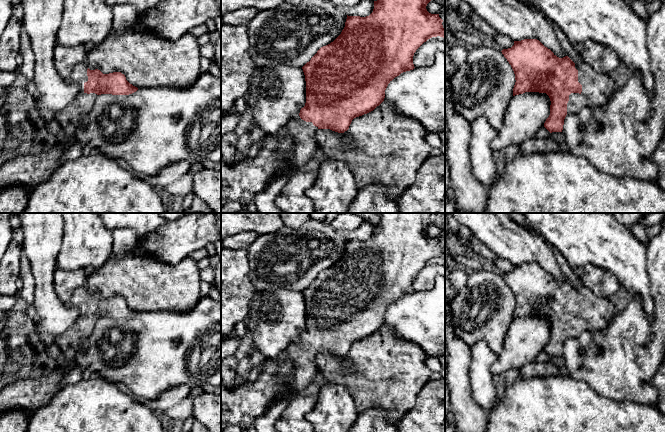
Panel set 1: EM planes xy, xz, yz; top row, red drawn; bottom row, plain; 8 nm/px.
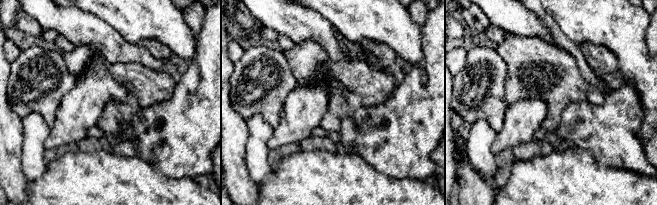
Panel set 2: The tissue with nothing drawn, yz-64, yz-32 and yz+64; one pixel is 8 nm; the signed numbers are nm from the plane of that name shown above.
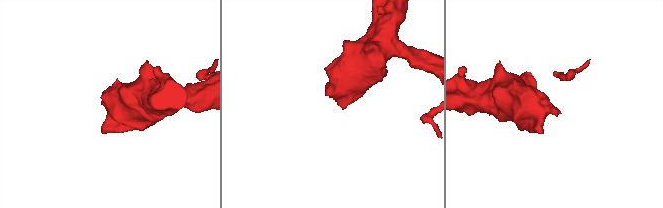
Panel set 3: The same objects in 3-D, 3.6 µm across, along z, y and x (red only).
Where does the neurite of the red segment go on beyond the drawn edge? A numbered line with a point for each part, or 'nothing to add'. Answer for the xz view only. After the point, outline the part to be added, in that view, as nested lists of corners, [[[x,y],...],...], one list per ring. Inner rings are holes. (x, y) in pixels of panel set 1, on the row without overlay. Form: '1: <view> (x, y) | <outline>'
1: xz (242, 405) | [[[299,342],[285,351],[285,360],[293,364],[289,378],[279,376],[278,356],[267,360],[253,382],[245,381],[230,390],[221,383],[221,431],[230,425],[247,429],[267,412],[274,400],[305,389],[318,372],[317,354],[312,346]]]

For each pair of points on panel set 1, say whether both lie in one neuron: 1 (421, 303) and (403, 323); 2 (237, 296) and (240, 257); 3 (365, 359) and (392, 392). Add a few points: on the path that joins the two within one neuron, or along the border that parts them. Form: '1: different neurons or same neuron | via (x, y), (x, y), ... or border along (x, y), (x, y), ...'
1: same neuron | via (418, 308), (408, 318)
2: same neuron | via (237, 286), (237, 267)
3: same neuron | via (373, 367), (390, 384)

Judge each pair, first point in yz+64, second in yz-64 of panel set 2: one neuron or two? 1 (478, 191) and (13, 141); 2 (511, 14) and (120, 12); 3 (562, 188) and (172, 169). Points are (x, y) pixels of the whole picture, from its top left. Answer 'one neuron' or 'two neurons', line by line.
1: one neuron
2: two neurons
3: two neurons

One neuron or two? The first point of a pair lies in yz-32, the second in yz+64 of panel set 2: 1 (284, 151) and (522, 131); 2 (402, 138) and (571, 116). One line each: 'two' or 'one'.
1: two
2: one

